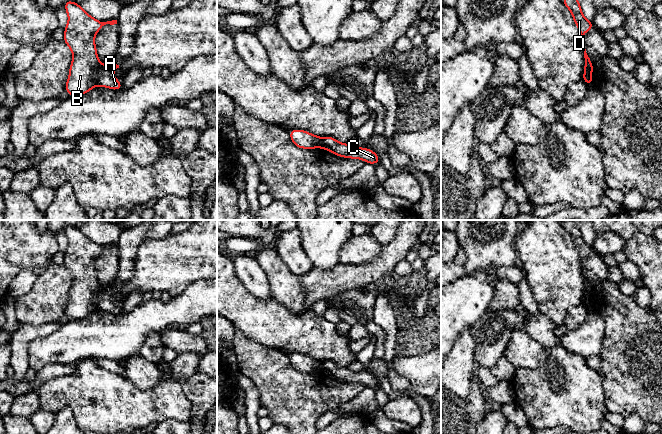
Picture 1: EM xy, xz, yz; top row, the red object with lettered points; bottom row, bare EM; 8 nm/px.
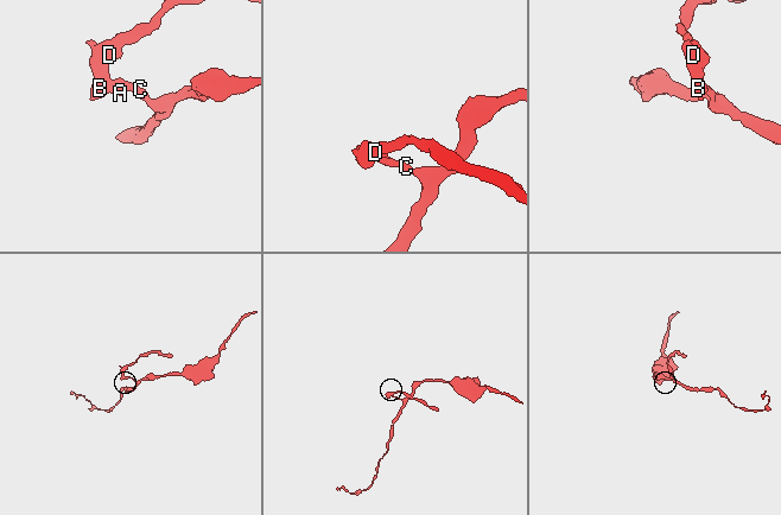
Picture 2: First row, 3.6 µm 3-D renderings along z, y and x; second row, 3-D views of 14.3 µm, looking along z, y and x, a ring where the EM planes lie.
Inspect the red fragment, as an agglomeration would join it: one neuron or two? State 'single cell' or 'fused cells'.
fused cells

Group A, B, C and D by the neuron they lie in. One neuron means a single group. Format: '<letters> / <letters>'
A C / B D

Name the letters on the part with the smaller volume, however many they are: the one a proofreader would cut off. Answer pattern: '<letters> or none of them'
B, D

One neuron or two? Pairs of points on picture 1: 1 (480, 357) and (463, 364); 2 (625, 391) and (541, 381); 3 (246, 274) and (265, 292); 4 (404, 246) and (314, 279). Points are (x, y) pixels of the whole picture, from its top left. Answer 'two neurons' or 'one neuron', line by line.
1: two neurons
2: two neurons
3: one neuron
4: one neuron

